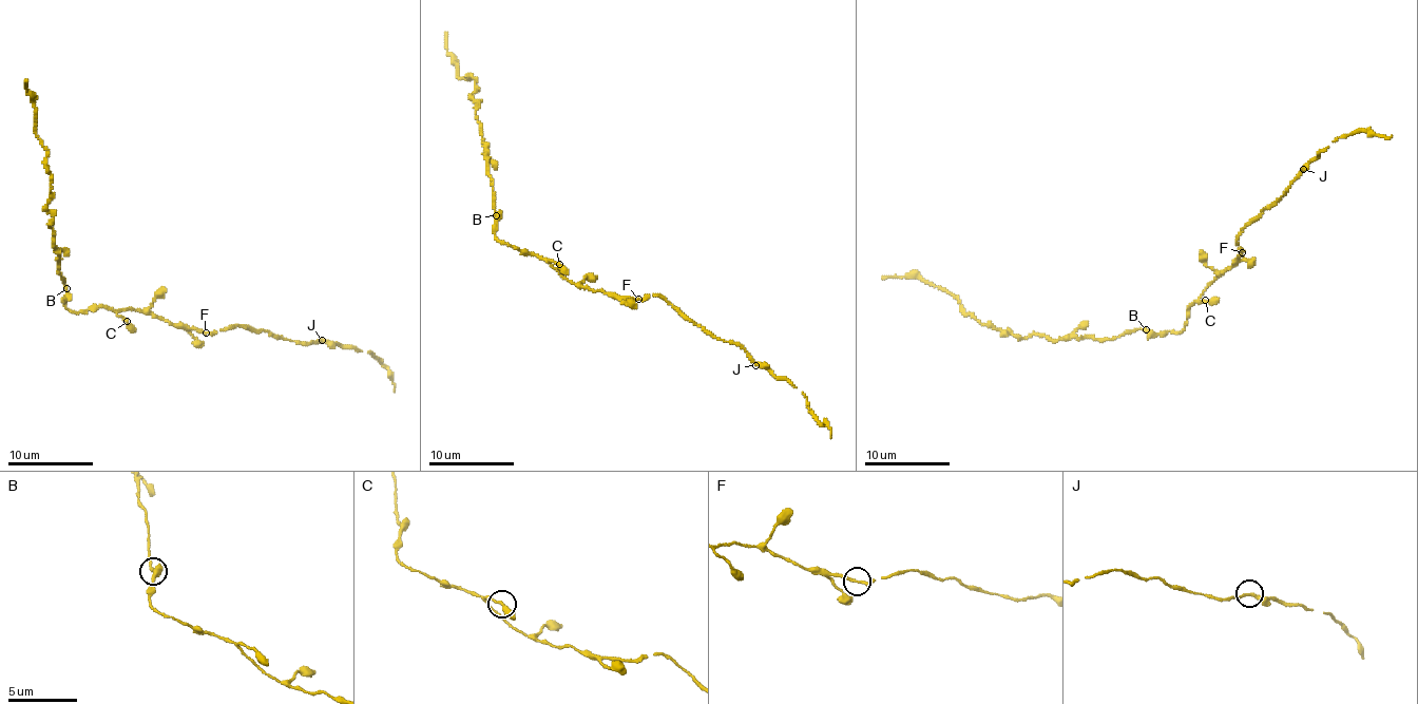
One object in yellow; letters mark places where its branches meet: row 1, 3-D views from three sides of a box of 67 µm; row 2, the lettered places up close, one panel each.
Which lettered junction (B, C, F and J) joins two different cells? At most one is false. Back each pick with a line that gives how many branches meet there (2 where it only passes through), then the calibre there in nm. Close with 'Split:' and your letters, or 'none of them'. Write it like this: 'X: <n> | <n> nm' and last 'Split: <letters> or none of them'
Split: none of them

